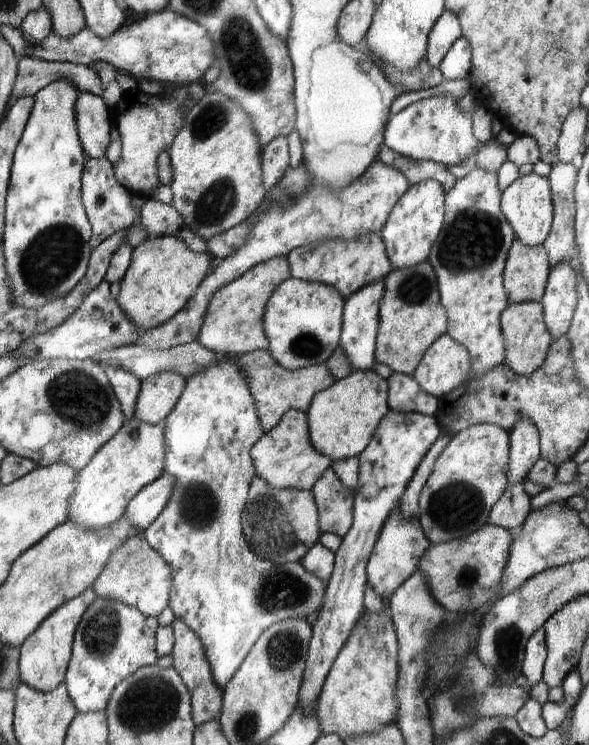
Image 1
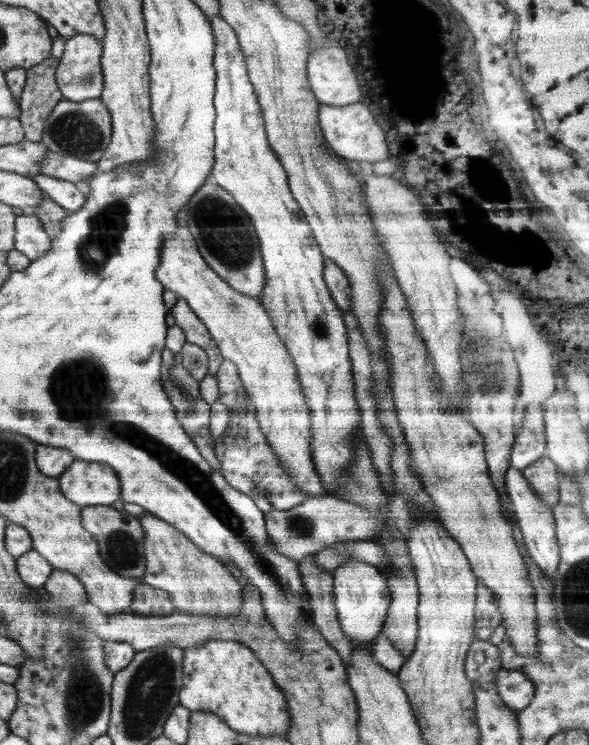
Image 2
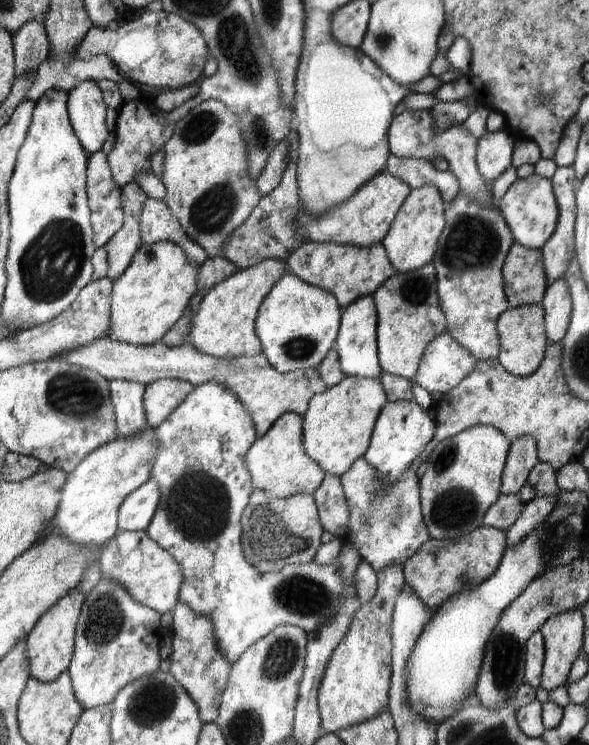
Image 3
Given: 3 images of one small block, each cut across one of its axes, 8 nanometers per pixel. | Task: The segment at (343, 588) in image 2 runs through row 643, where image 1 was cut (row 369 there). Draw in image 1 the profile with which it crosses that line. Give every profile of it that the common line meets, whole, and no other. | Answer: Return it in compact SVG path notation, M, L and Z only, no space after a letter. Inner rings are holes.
M382 276L380 280L360 288L358 292L354 292L345 300L339 345L342 346L348 362L354 366L355 370L372 370L374 368L376 336L380 324L379 308L380 302L382 302L382 294L384 294L384 278L386 277Z

